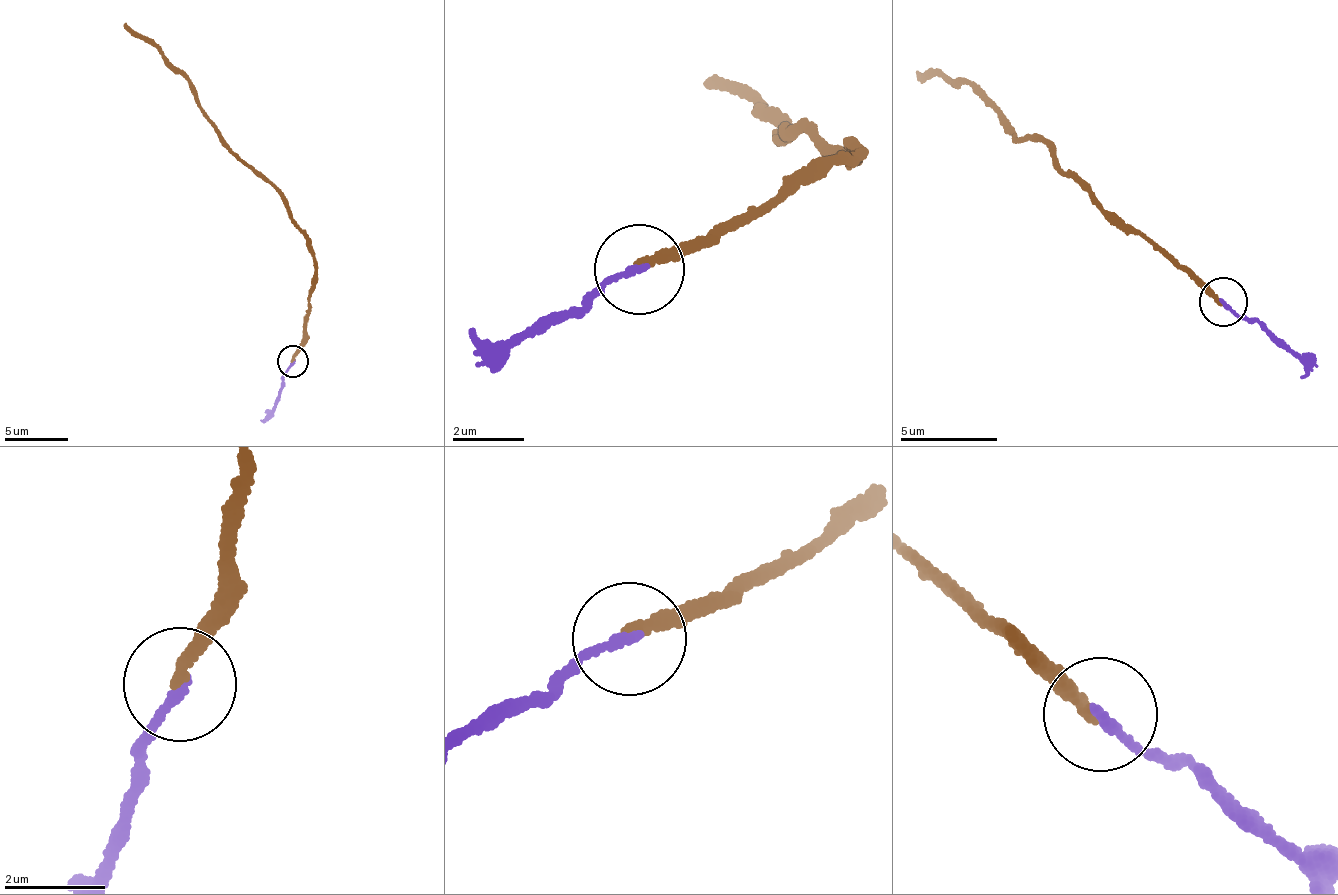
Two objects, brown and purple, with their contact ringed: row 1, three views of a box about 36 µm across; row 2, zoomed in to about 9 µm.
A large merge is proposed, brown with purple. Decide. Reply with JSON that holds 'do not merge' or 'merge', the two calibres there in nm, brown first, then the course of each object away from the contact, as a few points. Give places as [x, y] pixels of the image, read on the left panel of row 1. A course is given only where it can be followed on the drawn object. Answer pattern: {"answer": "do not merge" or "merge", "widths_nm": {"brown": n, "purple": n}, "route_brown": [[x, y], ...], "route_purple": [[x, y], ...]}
{"answer": "do not merge", "widths_nm": {"brown": 260, "purple": 200}, "route_brown": [[292, 361], [316, 269], [309, 236], [291, 217], [286, 198], [240, 157], [200, 106], [194, 85], [123, 24]], "route_purple": [[294, 362], [269, 415], [259, 421]]}

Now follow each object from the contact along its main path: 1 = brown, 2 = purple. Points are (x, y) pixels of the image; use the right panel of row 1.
1: (1219, 303), (1100, 205), (1073, 173), (1057, 166), (1050, 145), (1016, 136), (993, 101), (971, 85), (920, 74)
2: (1224, 302), (1301, 363), (1302, 379)

